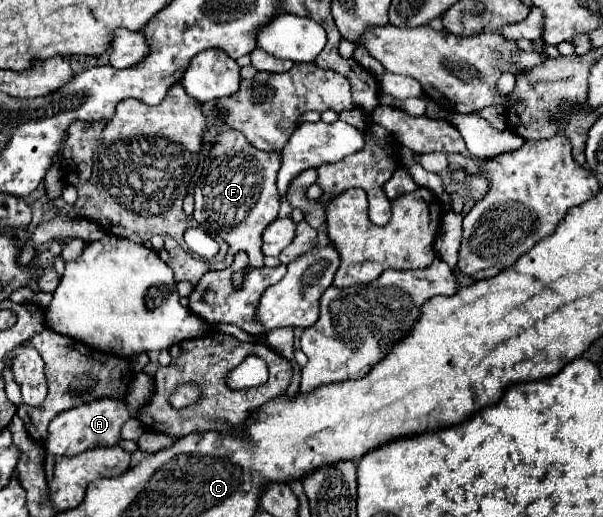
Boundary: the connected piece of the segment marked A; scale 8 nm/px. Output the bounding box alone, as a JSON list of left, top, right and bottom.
[43,398,131,456]

